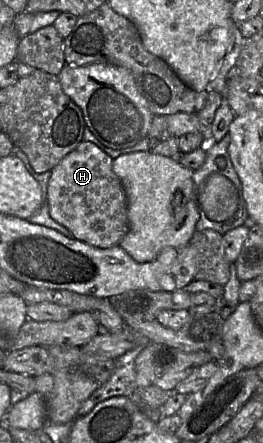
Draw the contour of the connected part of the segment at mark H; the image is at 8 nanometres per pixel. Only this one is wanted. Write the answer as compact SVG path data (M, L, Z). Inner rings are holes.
M81 141L50 173L47 204L50 216L72 232L72 237L93 246L108 248L118 245L129 230L128 201L124 188L113 172L113 158L89 141Z

